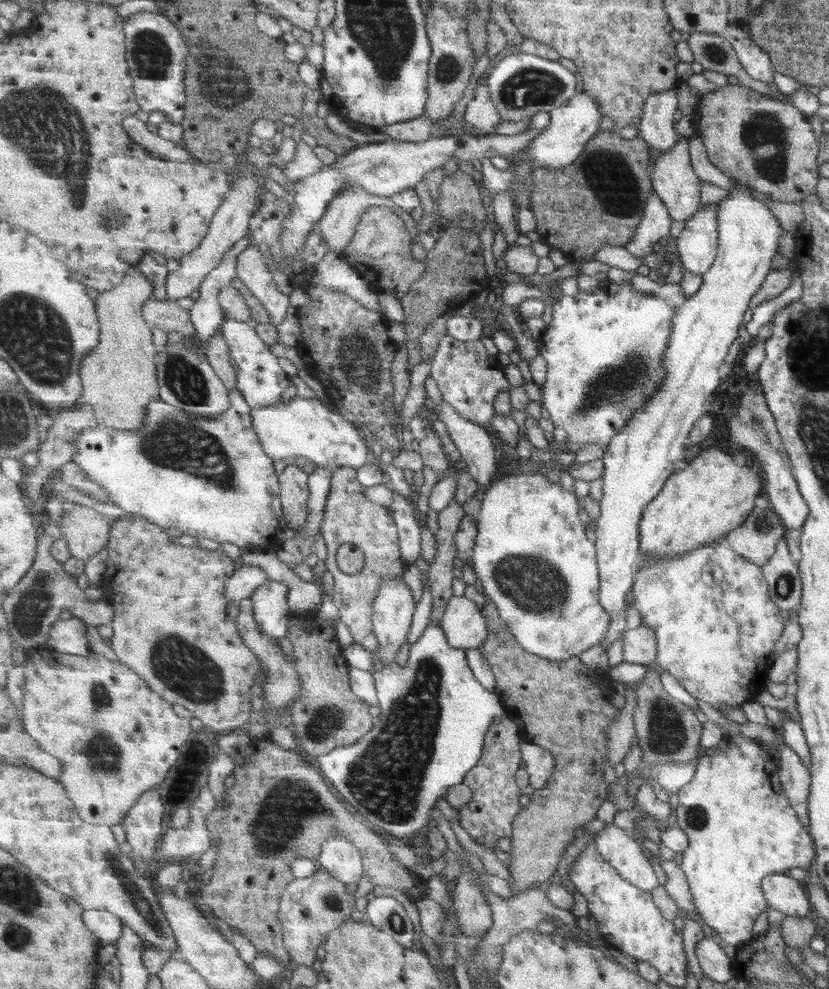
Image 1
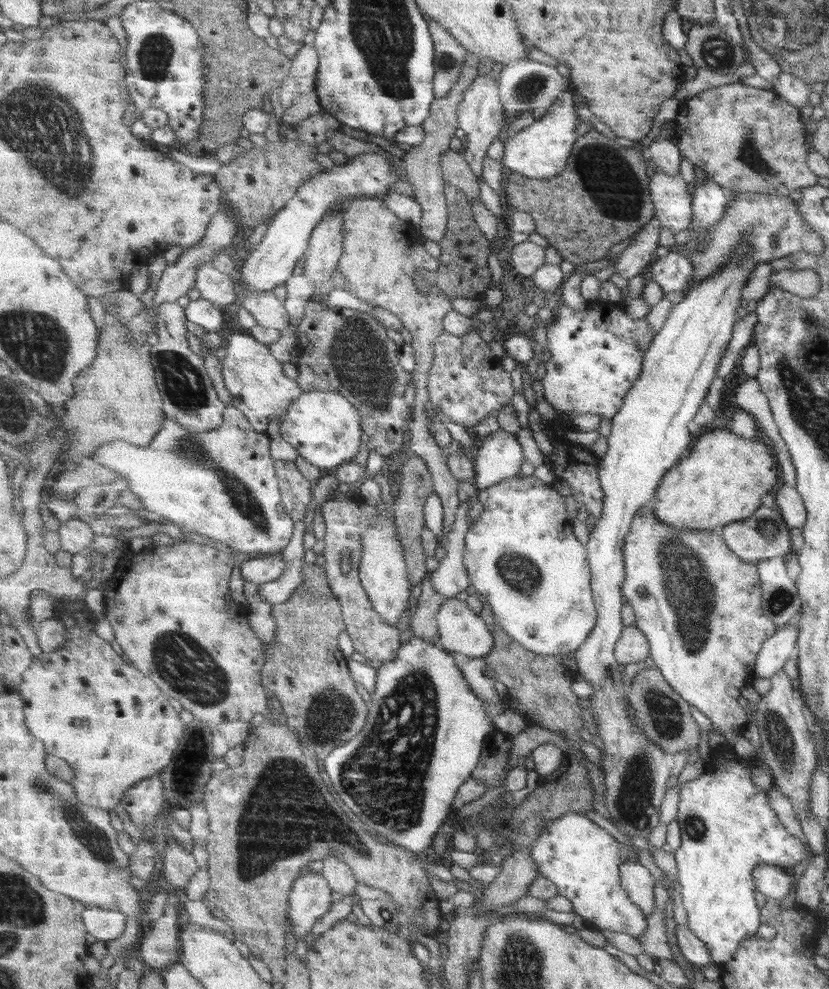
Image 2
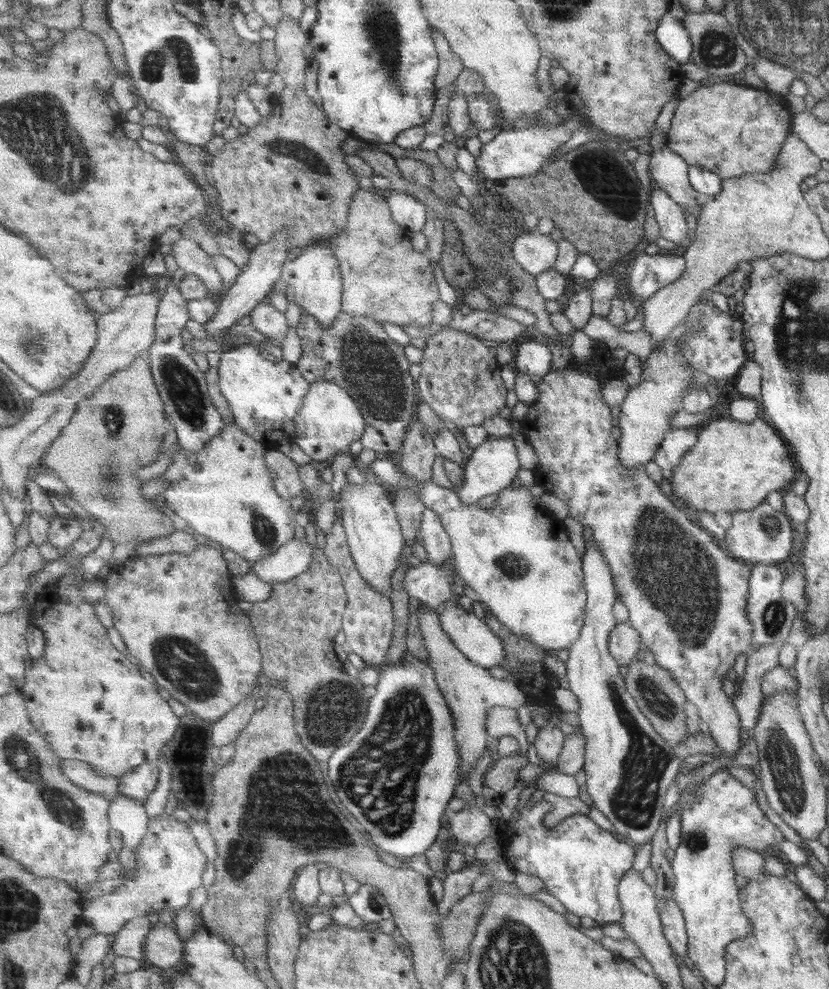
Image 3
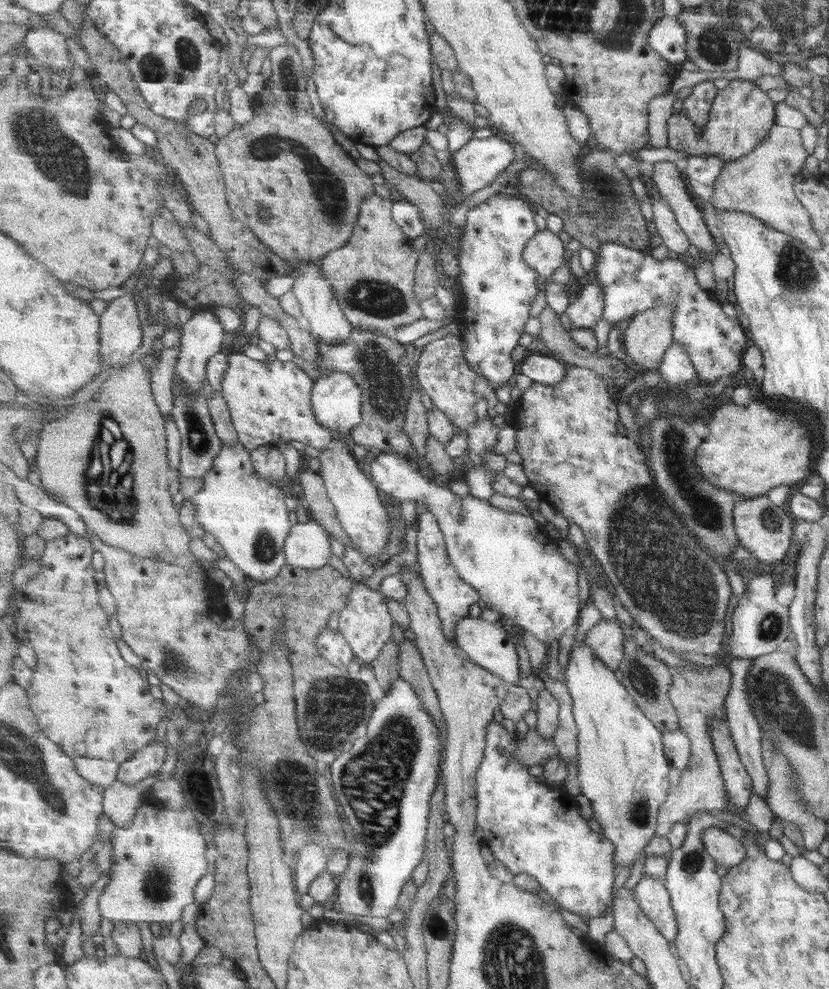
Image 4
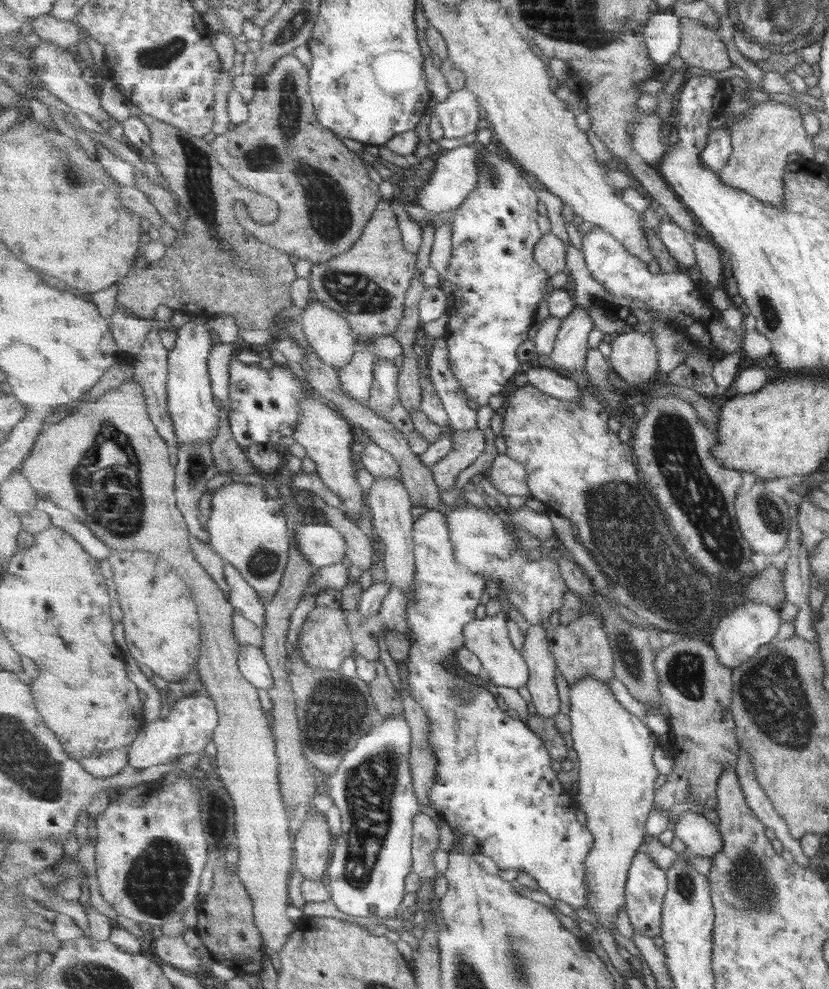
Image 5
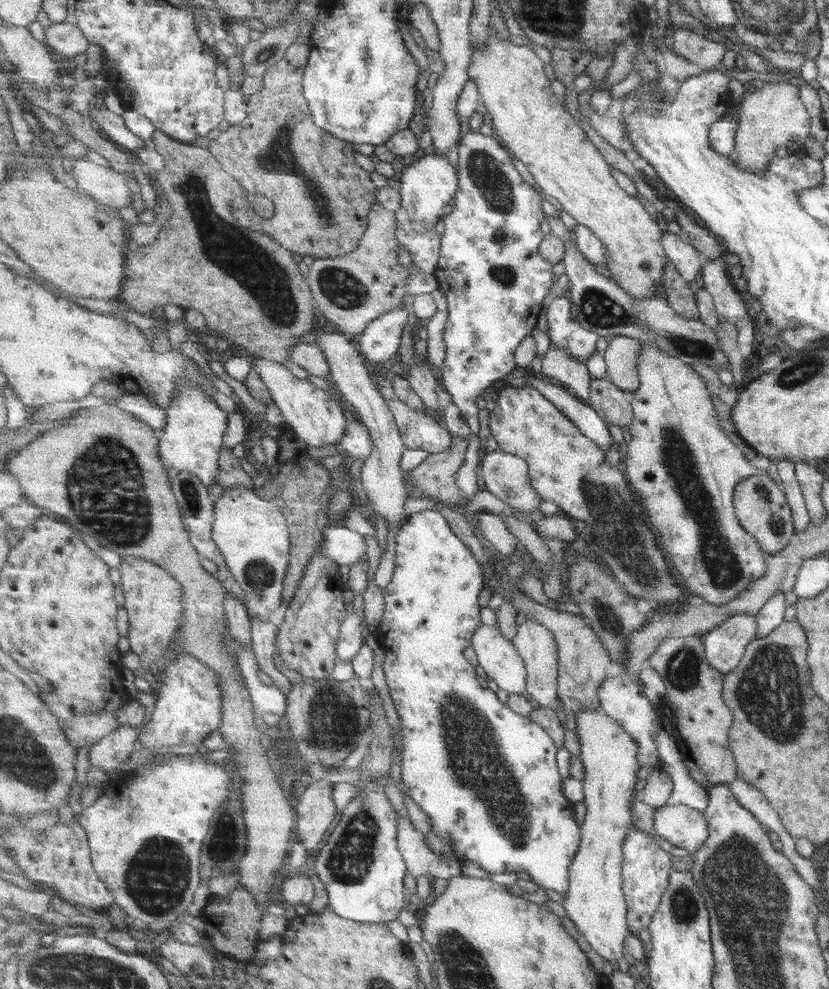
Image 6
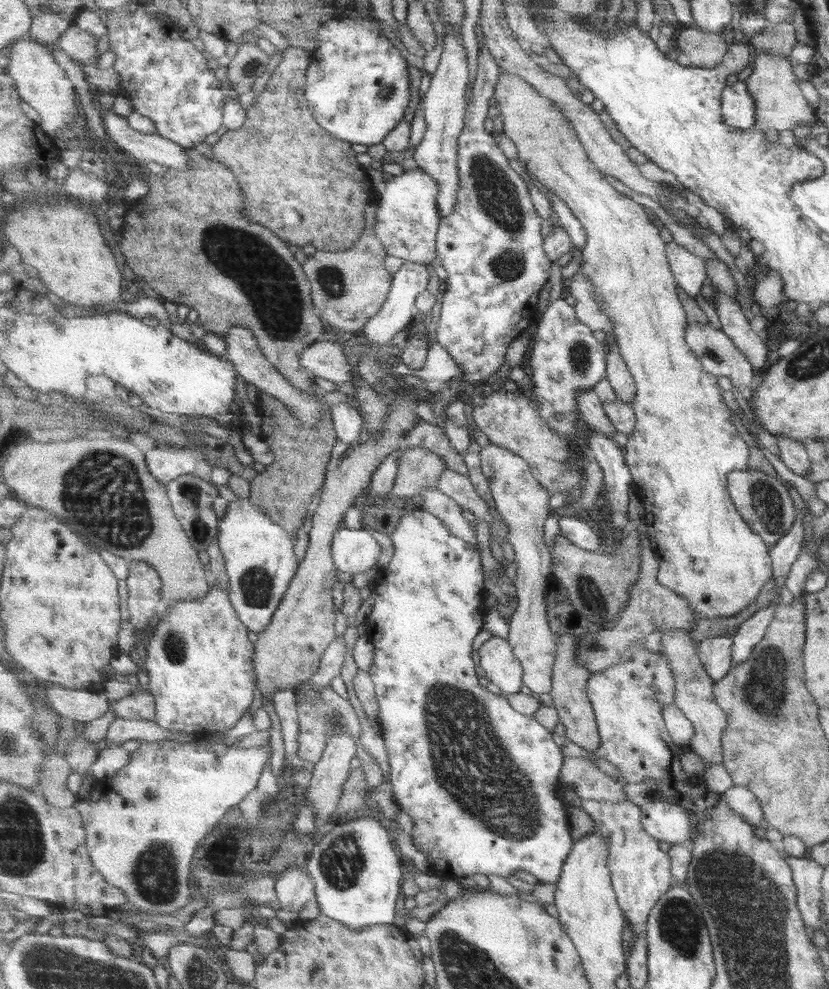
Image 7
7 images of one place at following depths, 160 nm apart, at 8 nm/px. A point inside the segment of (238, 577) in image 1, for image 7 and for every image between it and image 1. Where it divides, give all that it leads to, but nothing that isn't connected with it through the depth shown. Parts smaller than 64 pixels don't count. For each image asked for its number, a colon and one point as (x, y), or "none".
2: (260, 570)
3: (295, 557)
4: (308, 546)
5: (324, 545)
6: (345, 546)
7: (354, 551)

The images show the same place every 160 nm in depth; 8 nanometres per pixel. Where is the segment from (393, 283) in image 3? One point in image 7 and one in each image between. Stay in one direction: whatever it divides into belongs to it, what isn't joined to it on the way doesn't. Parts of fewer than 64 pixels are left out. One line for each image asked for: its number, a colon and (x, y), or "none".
4: (373, 276)
5: (368, 285)
6: (353, 291)
7: (349, 288)

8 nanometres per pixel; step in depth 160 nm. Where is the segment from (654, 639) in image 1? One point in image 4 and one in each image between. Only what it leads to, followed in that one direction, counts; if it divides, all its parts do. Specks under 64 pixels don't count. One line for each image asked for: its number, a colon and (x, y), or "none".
2: (634, 646)
3: (625, 641)
4: (608, 639)

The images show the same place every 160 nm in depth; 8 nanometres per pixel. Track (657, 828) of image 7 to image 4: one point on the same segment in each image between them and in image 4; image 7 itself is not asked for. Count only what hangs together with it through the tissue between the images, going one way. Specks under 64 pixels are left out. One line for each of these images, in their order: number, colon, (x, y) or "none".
4: (724, 846)
5: (701, 836)
6: (683, 826)

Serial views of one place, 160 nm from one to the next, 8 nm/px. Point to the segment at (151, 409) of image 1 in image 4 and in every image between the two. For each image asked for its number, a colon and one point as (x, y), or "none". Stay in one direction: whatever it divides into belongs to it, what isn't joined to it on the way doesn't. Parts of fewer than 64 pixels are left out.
2: (222, 484)
3: (226, 493)
4: (248, 515)

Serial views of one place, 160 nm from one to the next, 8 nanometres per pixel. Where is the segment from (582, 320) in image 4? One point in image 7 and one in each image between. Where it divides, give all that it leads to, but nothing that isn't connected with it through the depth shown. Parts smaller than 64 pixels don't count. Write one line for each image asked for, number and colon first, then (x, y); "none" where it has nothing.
5: (571, 348)
6: (557, 363)
7: (592, 412)

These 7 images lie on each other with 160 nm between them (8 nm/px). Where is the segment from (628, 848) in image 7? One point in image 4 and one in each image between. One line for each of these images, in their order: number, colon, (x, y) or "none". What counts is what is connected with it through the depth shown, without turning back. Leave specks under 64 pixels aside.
4: (651, 893)
5: (647, 885)
6: (646, 872)

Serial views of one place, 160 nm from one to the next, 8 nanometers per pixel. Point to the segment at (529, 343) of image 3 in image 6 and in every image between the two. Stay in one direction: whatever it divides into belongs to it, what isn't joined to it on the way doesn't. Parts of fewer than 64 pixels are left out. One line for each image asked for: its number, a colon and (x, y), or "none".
4: (540, 367)
5: (546, 379)
6: (583, 415)

